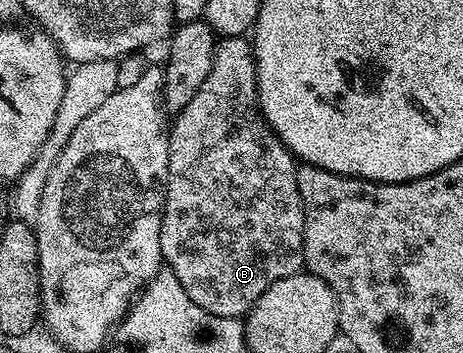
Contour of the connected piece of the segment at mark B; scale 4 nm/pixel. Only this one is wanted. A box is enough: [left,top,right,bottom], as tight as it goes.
[161,35,305,319]

